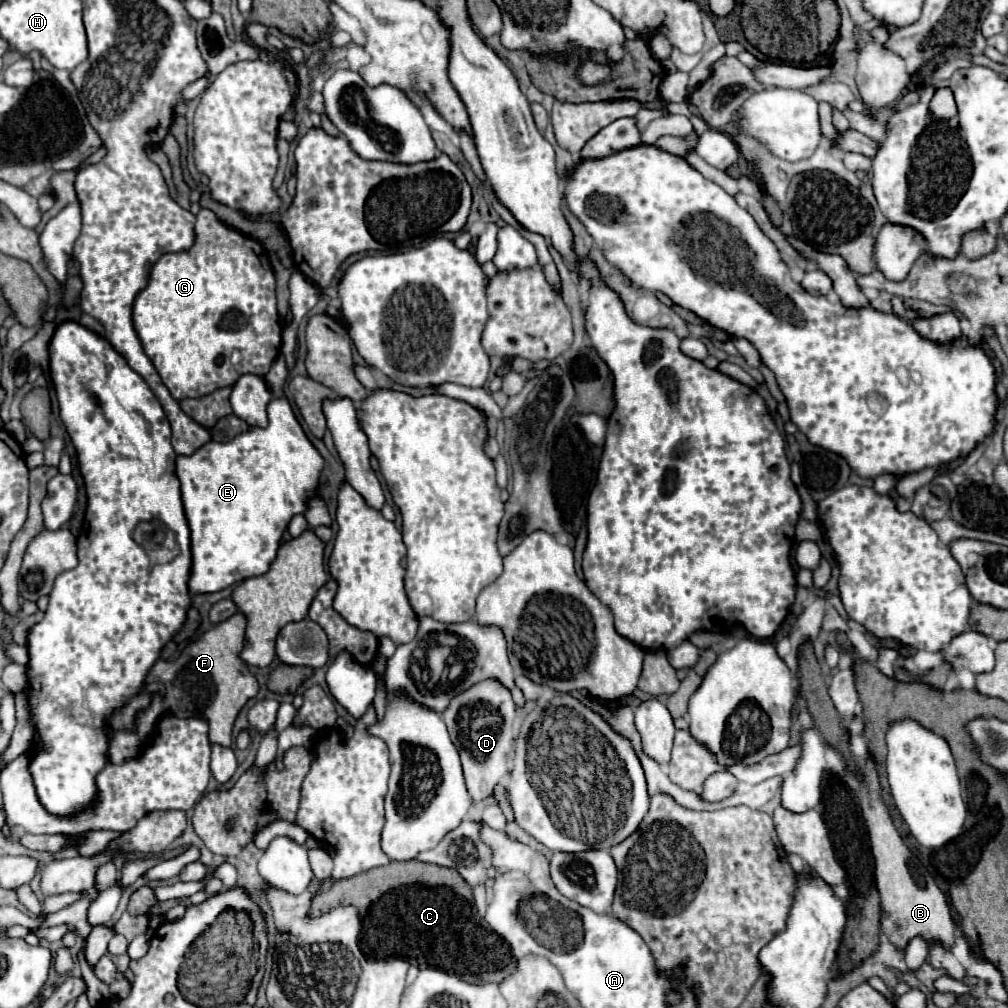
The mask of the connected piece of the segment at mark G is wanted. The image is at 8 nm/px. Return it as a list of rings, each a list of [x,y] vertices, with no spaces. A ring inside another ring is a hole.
[[[201,208],[195,222],[193,246],[175,254],[163,254],[151,268],[149,284],[133,304],[133,324],[145,354],[175,400],[201,398],[217,388],[233,386],[247,372],[265,376],[281,352],[281,324],[269,254],[257,240],[225,226],[211,210]],[[235,348],[243,356],[237,366],[231,364],[231,352]]]

